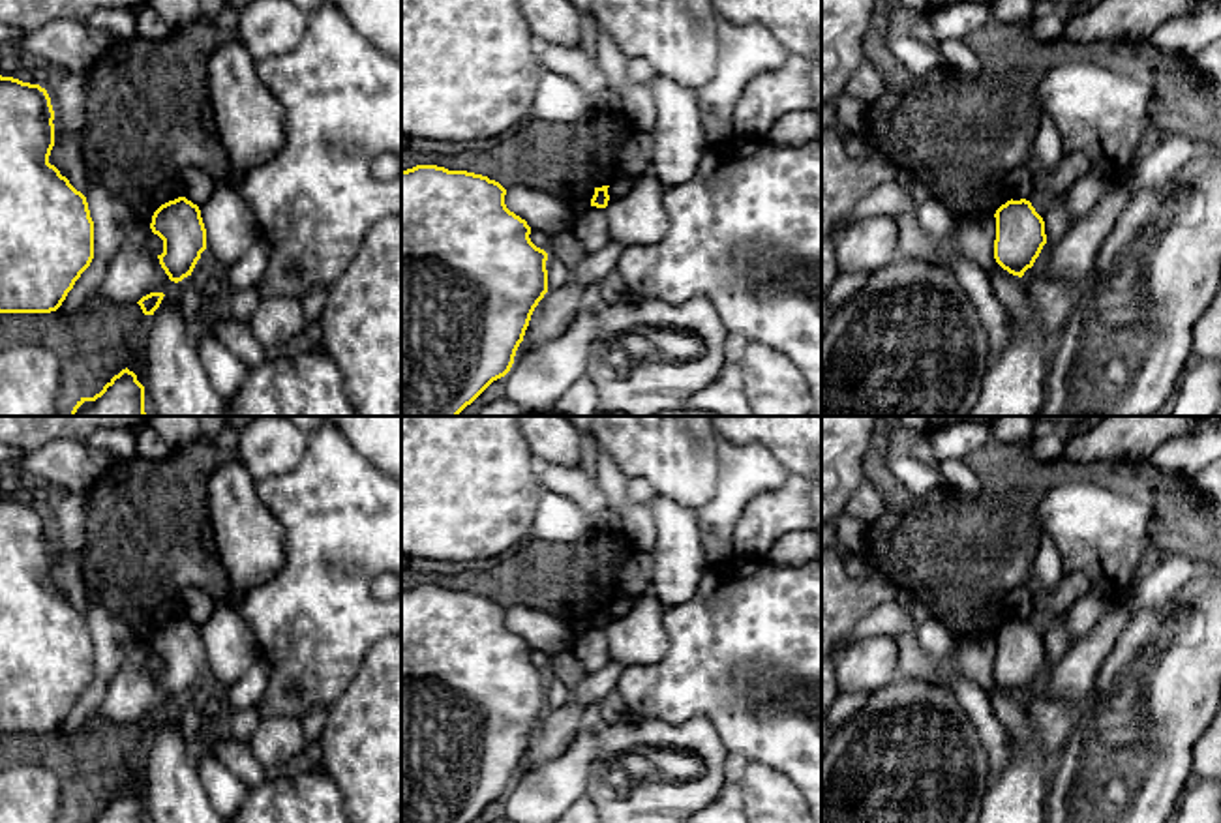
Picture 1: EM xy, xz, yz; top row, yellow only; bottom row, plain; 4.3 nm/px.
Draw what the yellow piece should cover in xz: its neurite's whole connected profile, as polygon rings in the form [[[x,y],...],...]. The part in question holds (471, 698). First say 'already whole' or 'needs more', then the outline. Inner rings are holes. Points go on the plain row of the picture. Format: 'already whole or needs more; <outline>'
already whole; [[[416,585],[401,591],[401,823],[473,823],[514,784],[531,735],[548,712],[548,673],[531,662],[531,647],[506,628],[505,615],[506,609],[499,602],[467,591],[448,591],[437,585]]]

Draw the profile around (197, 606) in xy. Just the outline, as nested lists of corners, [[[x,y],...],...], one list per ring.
[[[189,587],[182,592],[182,617],[197,626],[203,626],[210,619],[218,604],[219,600],[216,600],[212,594]]]

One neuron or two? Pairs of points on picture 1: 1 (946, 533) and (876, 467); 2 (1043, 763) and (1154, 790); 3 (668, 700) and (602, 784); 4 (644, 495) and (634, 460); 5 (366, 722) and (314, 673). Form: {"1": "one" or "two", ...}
{"1": "one", "2": "two", "3": "two", "4": "two", "5": "two"}

